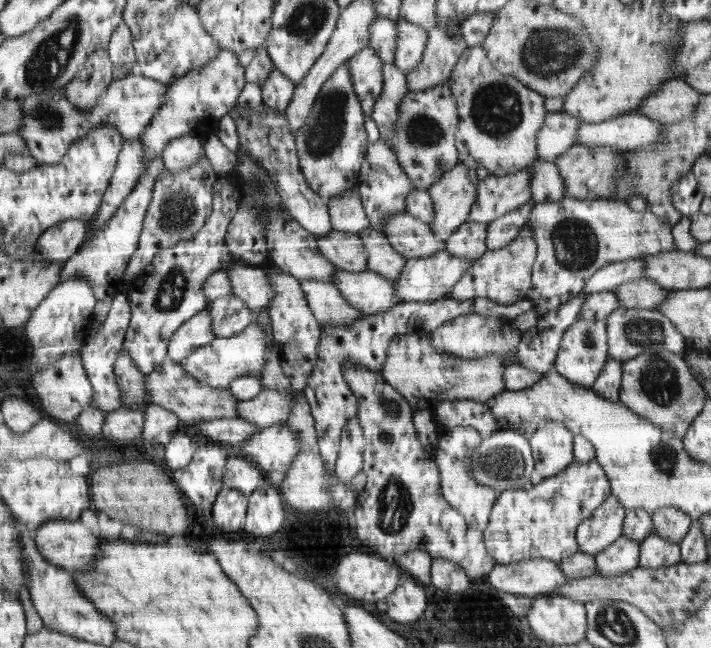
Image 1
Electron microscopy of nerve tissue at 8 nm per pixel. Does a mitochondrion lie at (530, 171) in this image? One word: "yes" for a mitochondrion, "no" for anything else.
no

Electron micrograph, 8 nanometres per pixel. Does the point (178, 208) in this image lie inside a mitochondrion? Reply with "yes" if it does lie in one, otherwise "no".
yes

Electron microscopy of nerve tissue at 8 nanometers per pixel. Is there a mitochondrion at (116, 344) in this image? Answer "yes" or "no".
no

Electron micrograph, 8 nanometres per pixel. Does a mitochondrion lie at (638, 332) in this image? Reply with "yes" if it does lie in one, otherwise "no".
yes

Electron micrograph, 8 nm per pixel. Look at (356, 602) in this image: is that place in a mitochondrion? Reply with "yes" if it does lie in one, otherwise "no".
no

